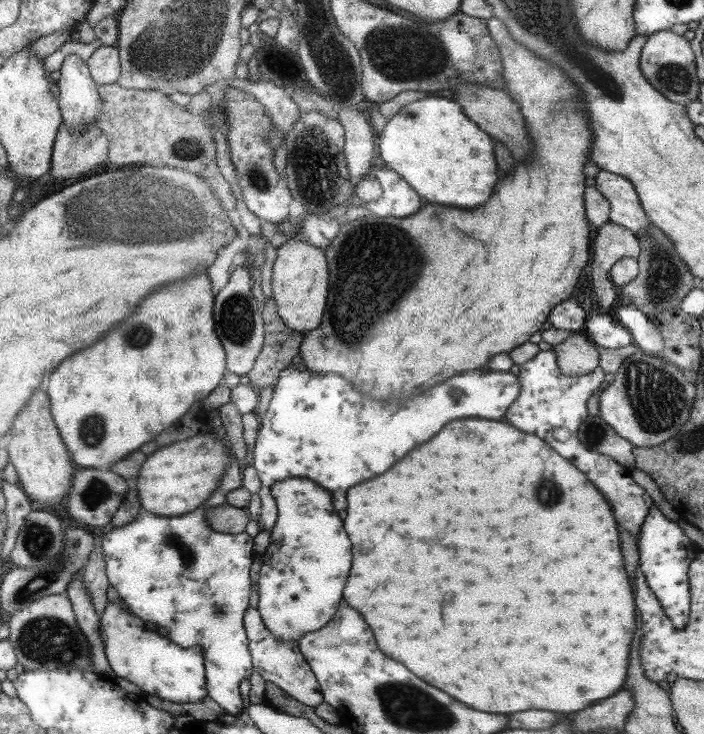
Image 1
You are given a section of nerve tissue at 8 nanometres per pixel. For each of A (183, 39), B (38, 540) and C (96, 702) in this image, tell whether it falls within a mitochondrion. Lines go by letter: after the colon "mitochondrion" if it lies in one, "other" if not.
A: mitochondrion
B: mitochondrion
C: other

